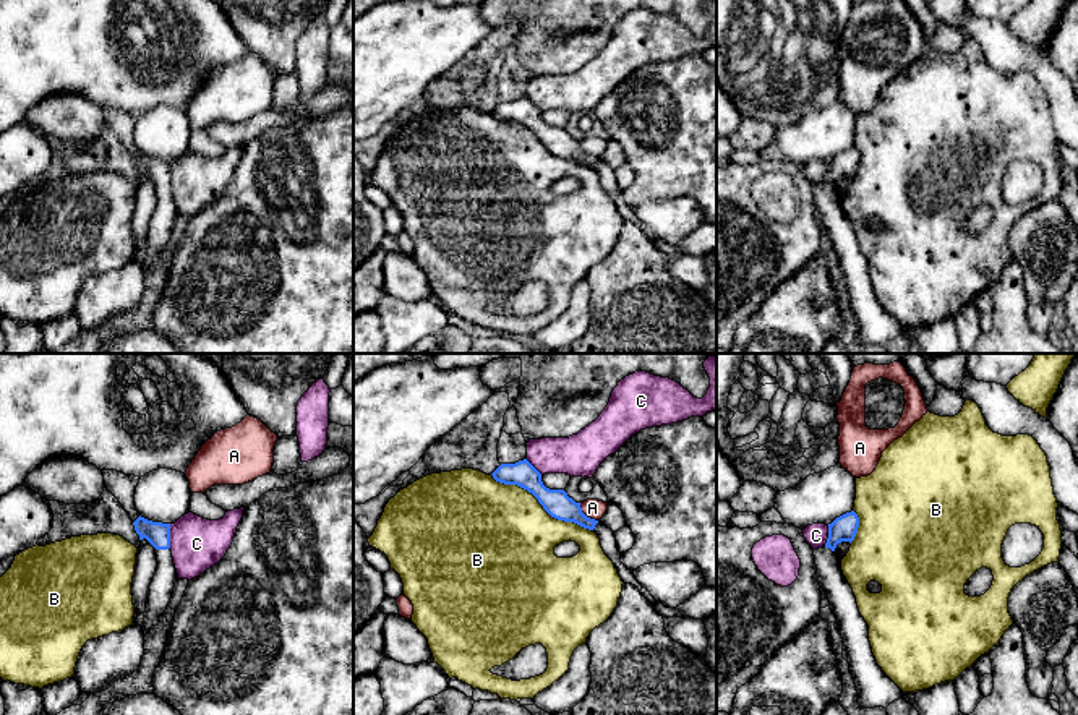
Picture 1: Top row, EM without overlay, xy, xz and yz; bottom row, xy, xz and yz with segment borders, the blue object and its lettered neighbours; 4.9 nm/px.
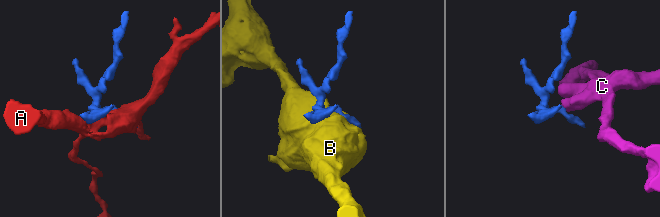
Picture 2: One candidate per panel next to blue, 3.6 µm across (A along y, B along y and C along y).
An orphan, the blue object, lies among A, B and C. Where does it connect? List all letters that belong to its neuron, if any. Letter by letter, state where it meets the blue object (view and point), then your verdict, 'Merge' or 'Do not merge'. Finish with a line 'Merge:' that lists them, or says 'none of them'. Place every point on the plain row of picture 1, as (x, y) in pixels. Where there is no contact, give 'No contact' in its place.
A: Touches blue at xz (584, 151). Do not merge
B: Touches blue at xz (540, 140). Do not merge
C: Touches blue at xy (169, 172). Do not merge
Merge: none of them

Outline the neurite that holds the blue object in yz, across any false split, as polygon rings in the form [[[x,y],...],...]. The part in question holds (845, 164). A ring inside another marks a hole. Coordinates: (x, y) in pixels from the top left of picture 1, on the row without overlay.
[[[854,148],[828,161],[828,175],[822,185],[814,186],[817,214],[830,246],[836,255],[843,280],[848,289],[858,340],[864,345],[883,344],[903,332],[903,328],[877,302],[869,279],[869,263],[859,250],[856,233],[841,208],[841,196],[835,185],[841,178],[853,178],[859,164]]]

